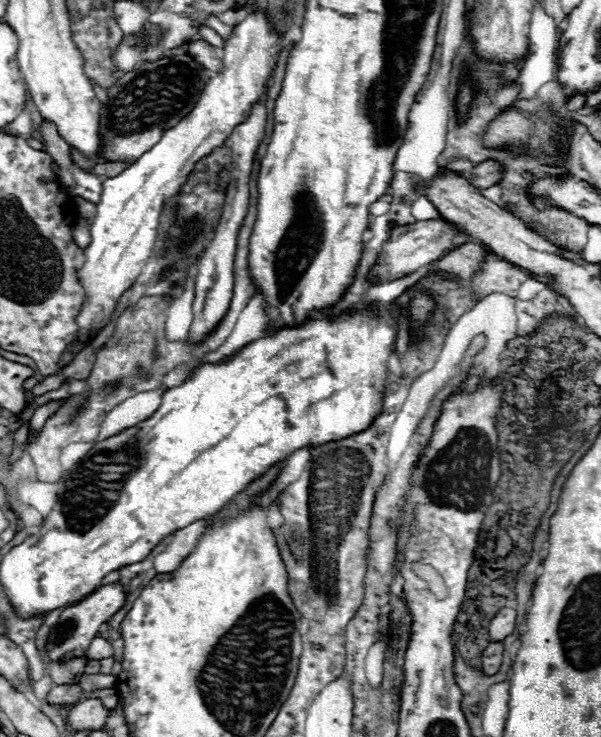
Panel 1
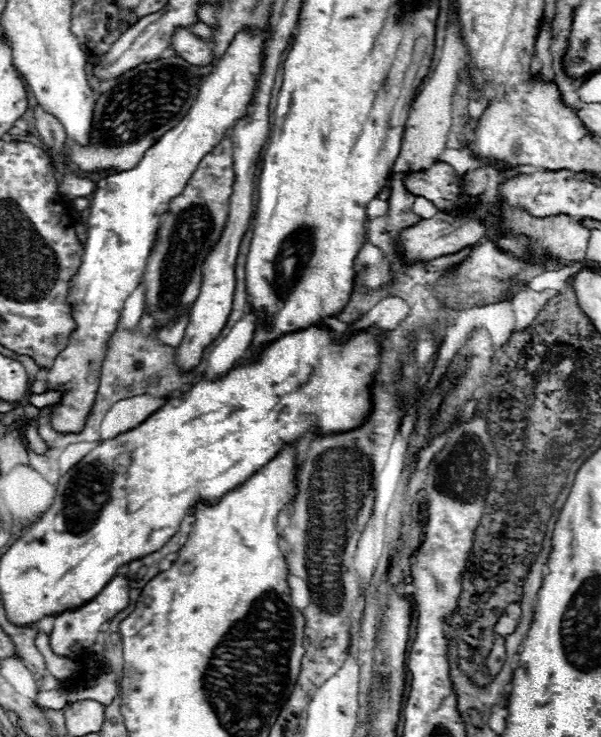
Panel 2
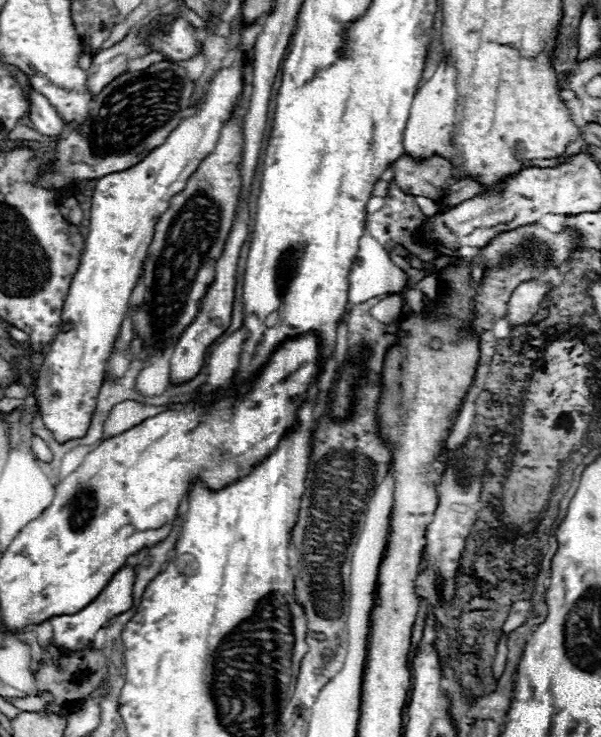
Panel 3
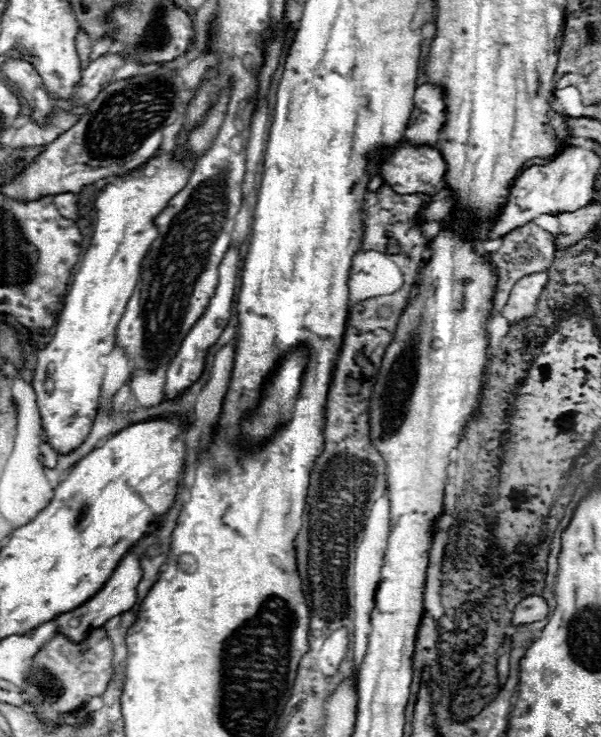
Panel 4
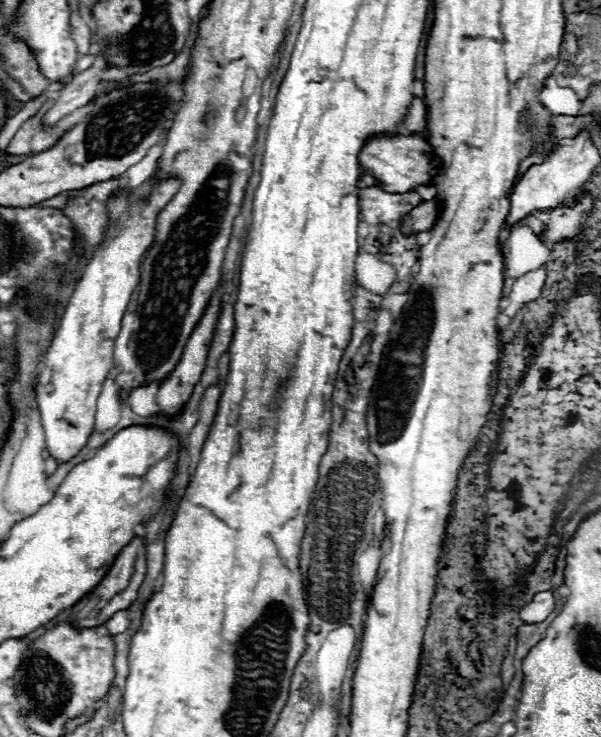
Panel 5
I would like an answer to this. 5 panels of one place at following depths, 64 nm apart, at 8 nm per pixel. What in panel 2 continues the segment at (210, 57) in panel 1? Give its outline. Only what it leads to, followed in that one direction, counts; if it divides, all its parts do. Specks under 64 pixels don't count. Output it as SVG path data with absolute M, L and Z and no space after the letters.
M180 28L176 34L174 34L174 42L172 42L174 50L178 52L178 56L182 56L184 60L188 60L190 64L196 64L196 66L208 66L214 62L214 56L212 56L212 48L206 40L190 34L188 30Z

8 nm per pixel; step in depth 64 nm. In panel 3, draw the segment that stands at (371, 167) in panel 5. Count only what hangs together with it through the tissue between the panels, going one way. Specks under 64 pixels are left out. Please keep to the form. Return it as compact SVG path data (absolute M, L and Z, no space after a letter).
M400 156L392 166L394 178L406 194L426 196L440 204L450 192L450 178L454 168L440 156L434 156L420 164L412 162L408 156Z

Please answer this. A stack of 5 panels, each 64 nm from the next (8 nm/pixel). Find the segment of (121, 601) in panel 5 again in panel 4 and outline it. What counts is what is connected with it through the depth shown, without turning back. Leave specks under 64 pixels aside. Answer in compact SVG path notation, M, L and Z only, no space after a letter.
M132 548L122 558L122 562L116 566L116 570L112 572L112 576L108 578L108 582L104 584L104 588L96 596L92 596L86 604L78 606L76 610L66 612L66 614L60 614L60 616L54 618L56 620L56 632L58 634L62 634L64 638L68 638L74 644L80 644L80 642L84 642L90 636L92 630L104 626L110 618L114 618L114 616L130 610L136 604L136 586L142 580L142 568L140 568L138 558L134 556L134 550L136 548Z

